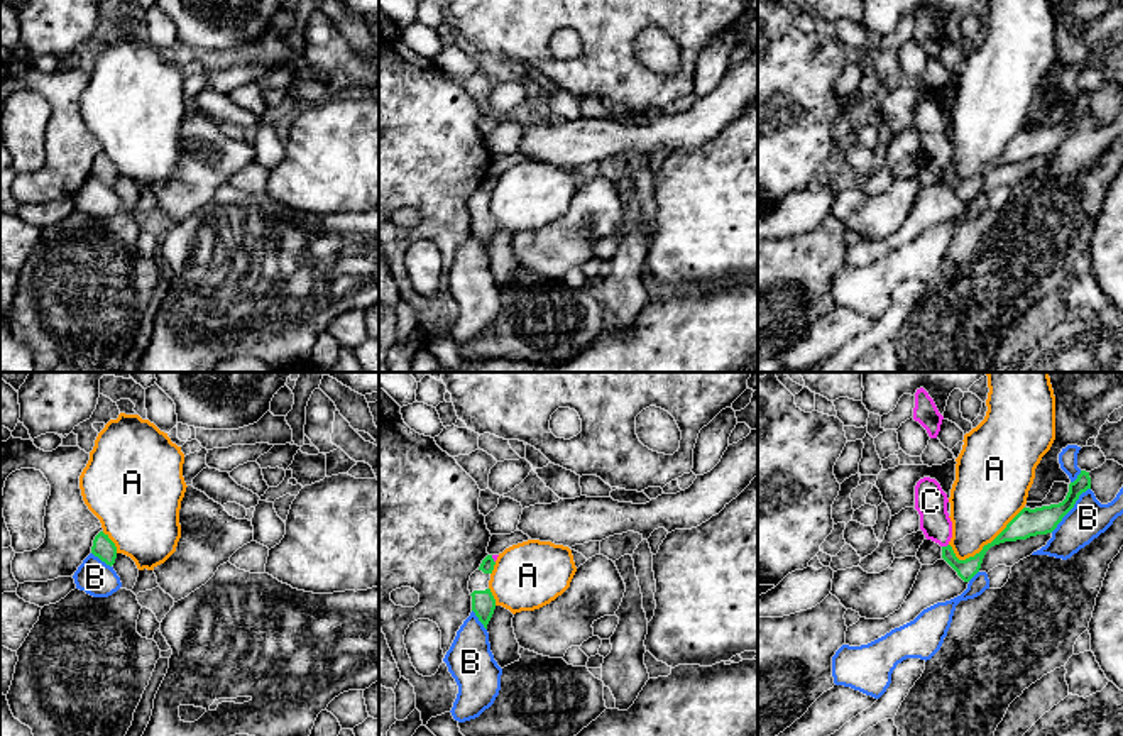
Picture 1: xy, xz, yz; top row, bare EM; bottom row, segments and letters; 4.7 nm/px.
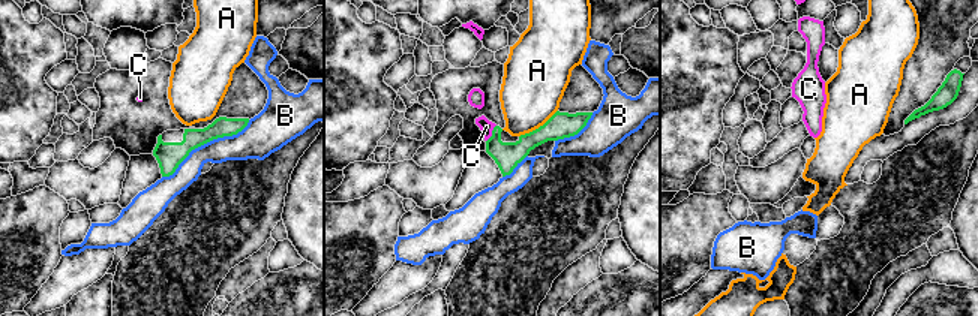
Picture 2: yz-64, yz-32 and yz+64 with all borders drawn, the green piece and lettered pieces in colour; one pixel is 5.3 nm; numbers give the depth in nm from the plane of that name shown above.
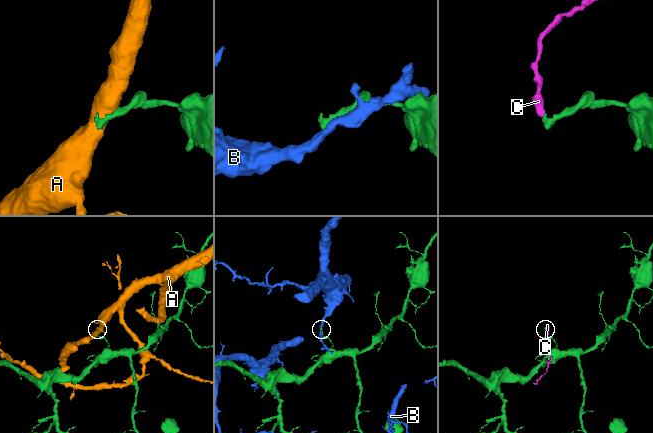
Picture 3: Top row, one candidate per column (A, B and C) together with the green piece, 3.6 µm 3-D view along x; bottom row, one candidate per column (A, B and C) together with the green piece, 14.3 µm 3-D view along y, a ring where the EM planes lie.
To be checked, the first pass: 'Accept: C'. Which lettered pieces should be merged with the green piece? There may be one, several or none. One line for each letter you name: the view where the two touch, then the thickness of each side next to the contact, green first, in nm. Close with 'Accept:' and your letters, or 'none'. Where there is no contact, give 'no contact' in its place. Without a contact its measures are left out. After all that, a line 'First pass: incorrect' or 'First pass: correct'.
C: contact in yz; calibres 100 and 160 nm
Accept: C
First pass: correct

